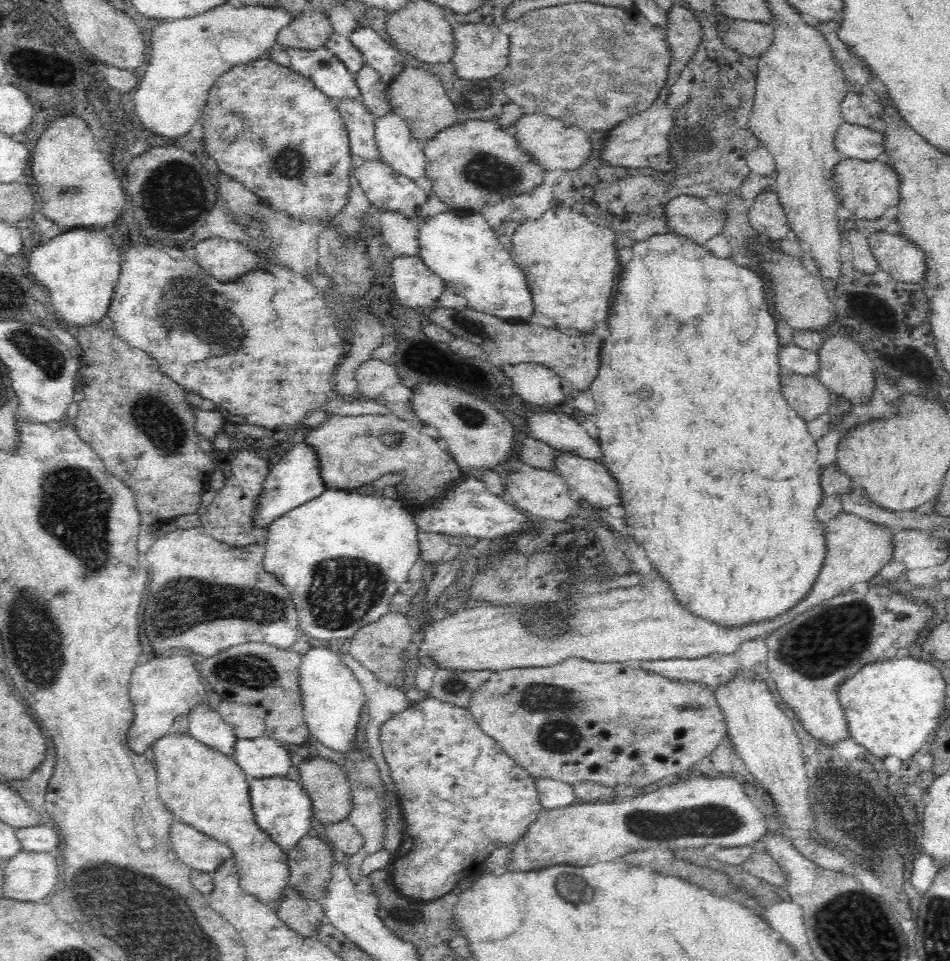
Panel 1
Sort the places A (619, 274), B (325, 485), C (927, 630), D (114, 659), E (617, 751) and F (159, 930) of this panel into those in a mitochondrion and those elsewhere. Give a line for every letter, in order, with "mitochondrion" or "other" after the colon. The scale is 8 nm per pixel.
A: other
B: other
C: other
D: other
E: other
F: mitochondrion

